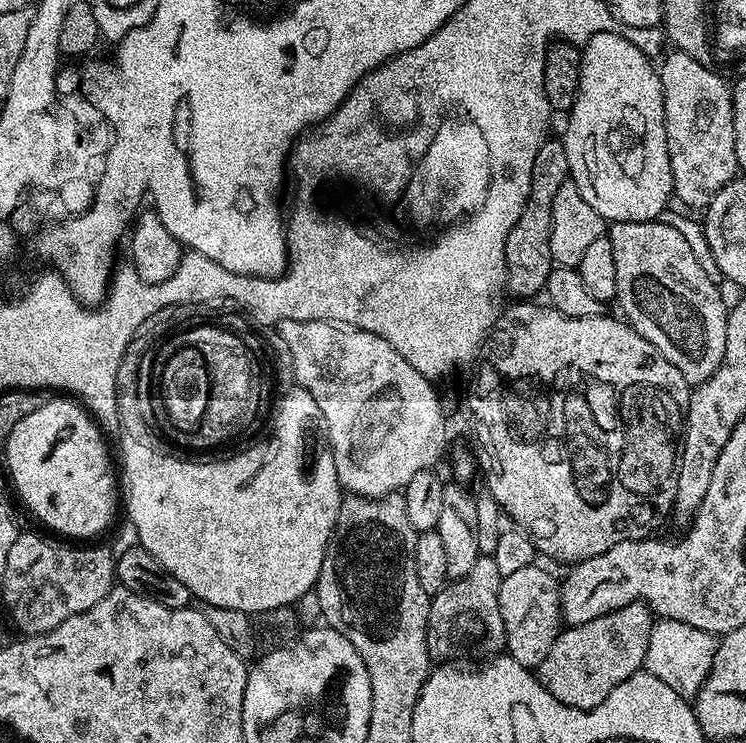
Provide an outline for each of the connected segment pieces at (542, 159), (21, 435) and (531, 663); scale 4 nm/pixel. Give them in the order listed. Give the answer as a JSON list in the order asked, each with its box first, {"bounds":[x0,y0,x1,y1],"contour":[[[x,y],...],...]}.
[{"bounds":[504,139,569,298],"contour":[[[545,139],[544,145],[540,147],[534,158],[534,174],[532,189],[528,195],[528,205],[525,206],[516,225],[510,230],[504,247],[504,259],[508,261],[506,292],[516,296],[512,298],[536,298],[539,297],[536,295],[544,292],[548,276],[554,267],[548,241],[554,194],[558,194],[558,186],[562,186],[567,179],[569,179],[568,163],[563,139]]]},{"bounds":[4,398,118,538],"contour":[[[50,398],[46,406],[34,410],[34,414],[29,414],[13,428],[7,429],[8,441],[4,444],[4,456],[8,459],[8,472],[12,475],[12,484],[21,502],[46,527],[61,532],[56,534],[64,538],[96,536],[107,530],[116,508],[118,512],[118,476],[112,473],[114,460],[108,457],[108,444],[103,436],[105,433],[98,427],[97,421],[75,399],[64,399],[68,400]]]},{"bounds":[498,563,562,670],"contour":[[[539,563],[517,570],[514,574],[506,574],[500,582],[498,590],[498,610],[502,610],[502,626],[506,630],[504,643],[507,655],[514,658],[523,668],[529,670],[539,669],[542,658],[550,654],[550,646],[554,646],[556,637],[562,631],[562,617],[560,614],[560,586],[561,581],[555,580],[544,568],[539,568]]]}]

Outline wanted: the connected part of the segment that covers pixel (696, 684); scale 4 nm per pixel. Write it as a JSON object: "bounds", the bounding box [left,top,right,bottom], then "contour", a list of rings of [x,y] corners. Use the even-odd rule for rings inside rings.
{"bounds":[644,618,718,698],"contour":[[[660,618],[653,623],[650,634],[650,646],[646,646],[644,668],[654,678],[662,678],[670,690],[674,690],[685,698],[695,697],[710,674],[710,666],[714,662],[714,654],[718,640],[706,630],[698,630],[688,626],[686,622]]]}

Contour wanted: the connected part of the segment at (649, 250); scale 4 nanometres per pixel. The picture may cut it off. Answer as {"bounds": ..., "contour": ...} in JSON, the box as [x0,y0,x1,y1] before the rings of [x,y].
{"bounds":[606,218,730,386],"contour":[[[659,218],[646,222],[615,222],[606,235],[614,250],[614,271],[618,274],[615,303],[624,311],[623,319],[680,371],[689,386],[706,382],[716,373],[726,354],[726,322],[730,308],[727,303],[724,305],[724,296],[716,289],[717,281],[711,280],[698,266],[686,238]]]}

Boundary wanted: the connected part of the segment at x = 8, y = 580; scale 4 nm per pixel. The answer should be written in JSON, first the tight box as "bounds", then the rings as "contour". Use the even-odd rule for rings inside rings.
{"bounds":[2,531,116,636],"contour":[[[21,531],[14,538],[14,546],[10,546],[10,554],[6,554],[6,570],[2,573],[4,608],[9,618],[21,628],[21,633],[29,636],[54,630],[54,626],[62,626],[66,618],[74,618],[74,614],[90,610],[90,606],[106,598],[116,580],[116,557],[112,555],[111,547],[71,548],[68,545],[71,543],[56,540],[47,540],[36,532]]]}

